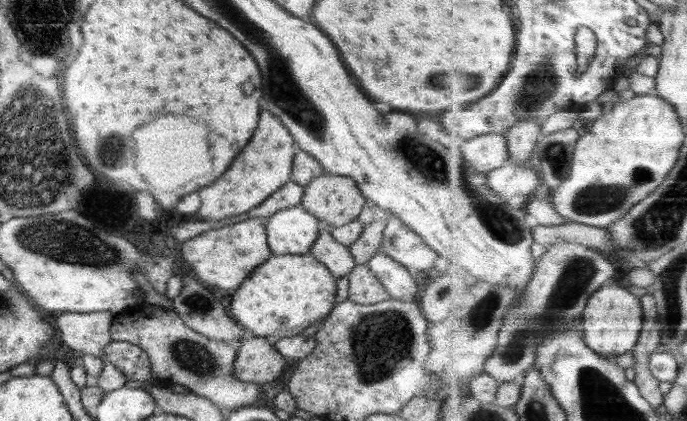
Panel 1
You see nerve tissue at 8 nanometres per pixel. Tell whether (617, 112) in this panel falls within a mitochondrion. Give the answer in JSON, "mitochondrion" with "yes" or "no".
{"mitochondrion":"no"}

